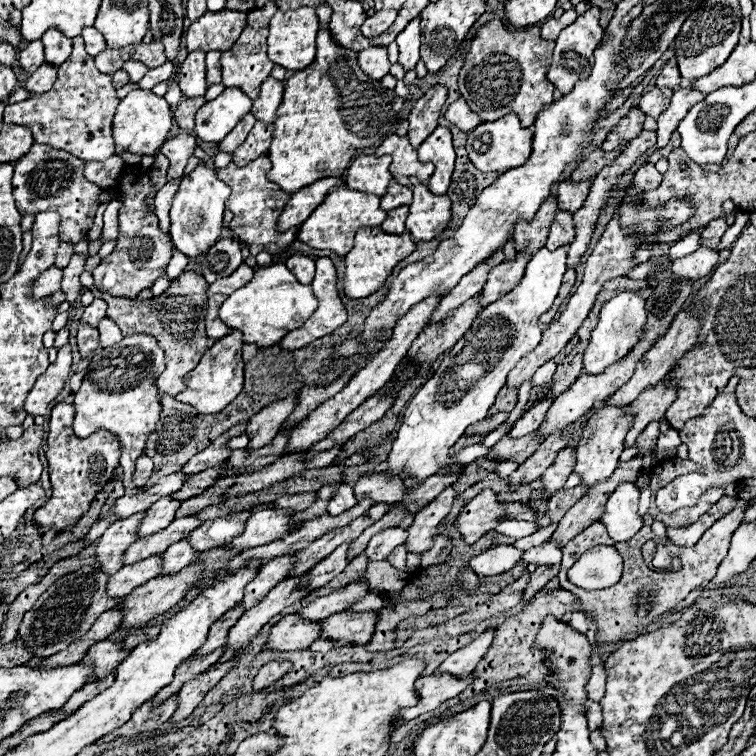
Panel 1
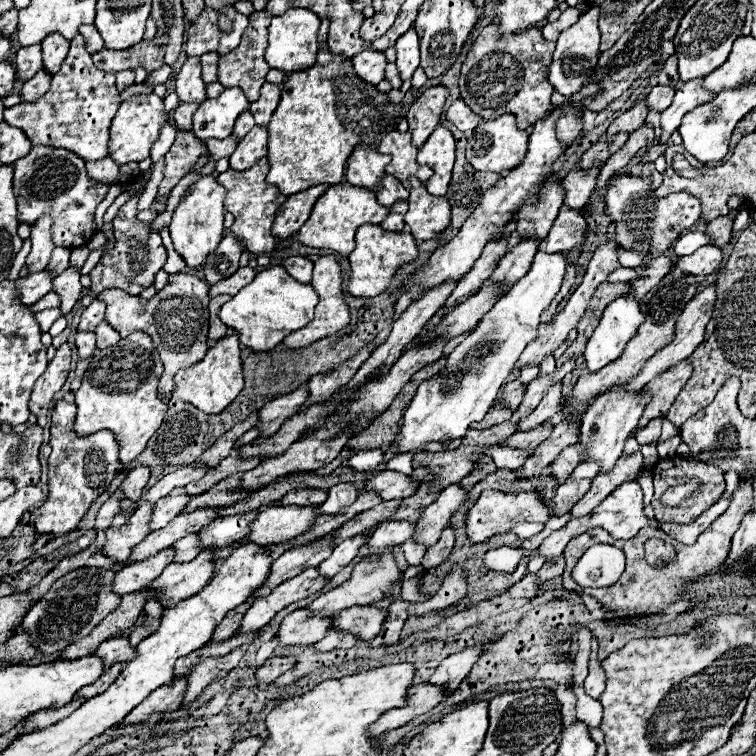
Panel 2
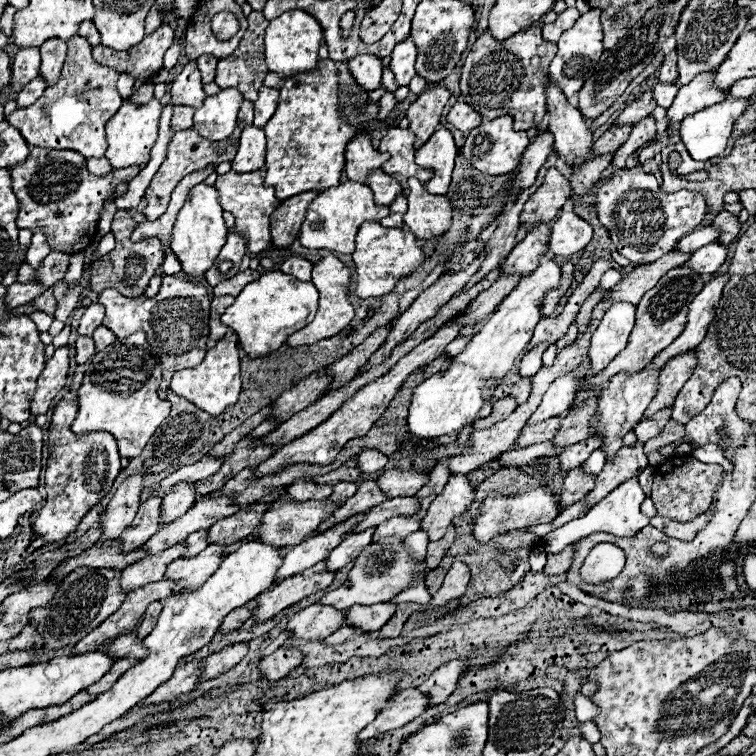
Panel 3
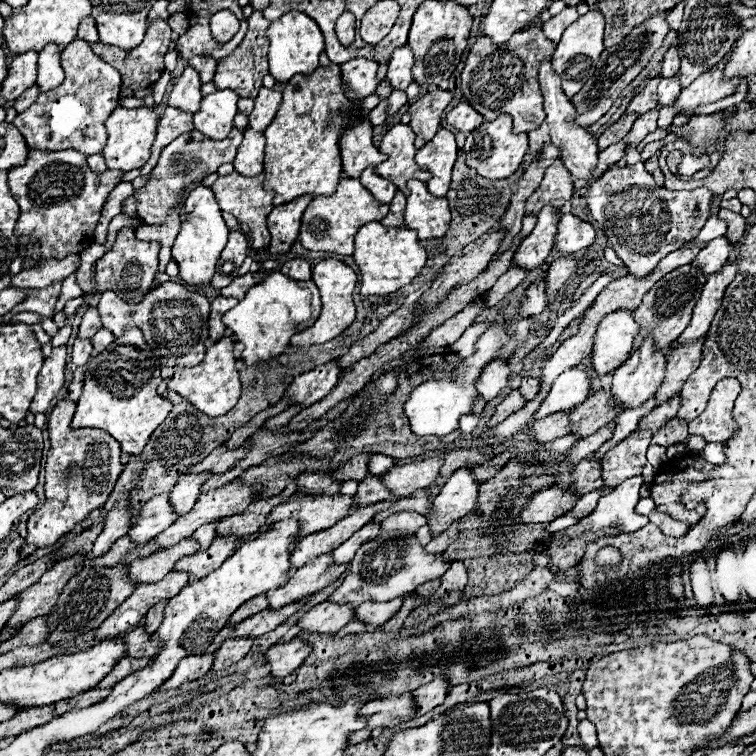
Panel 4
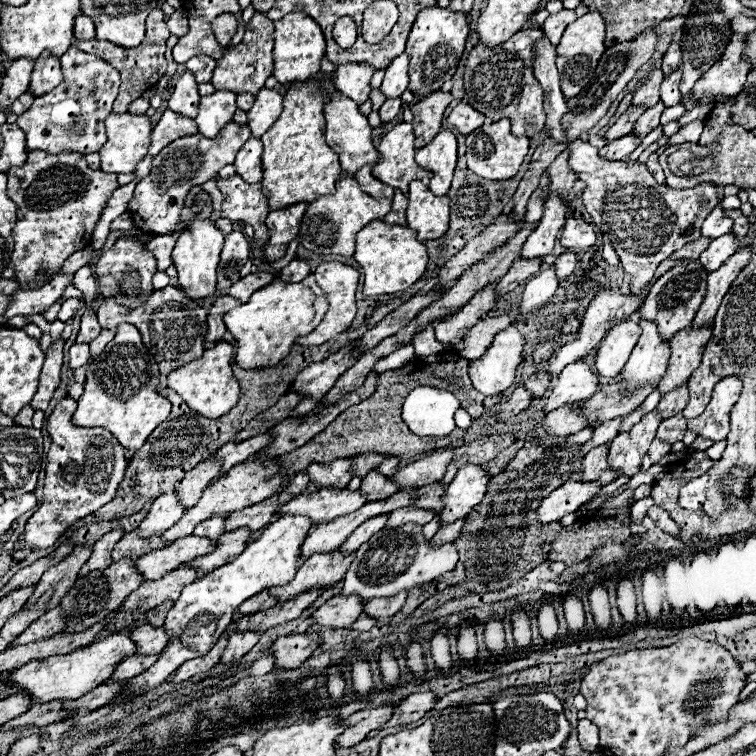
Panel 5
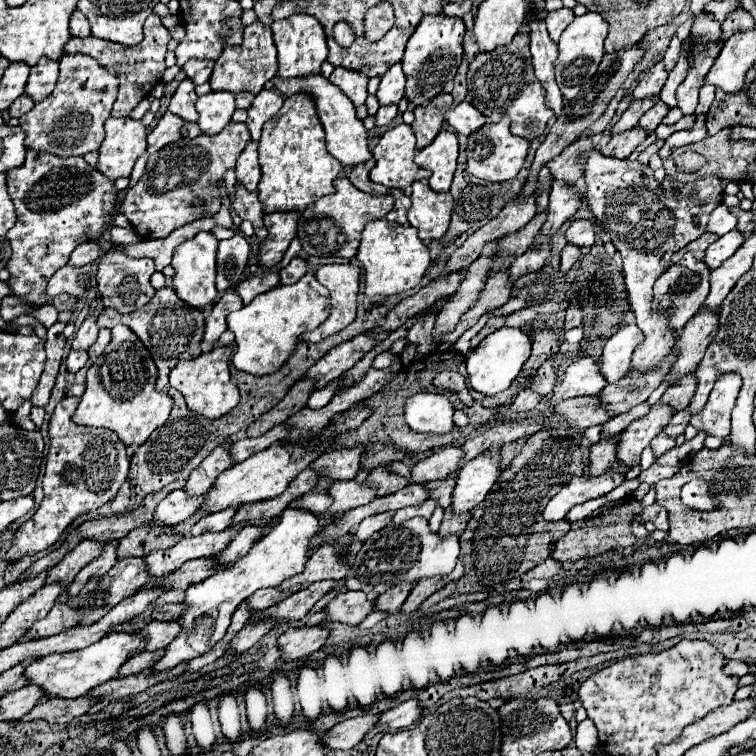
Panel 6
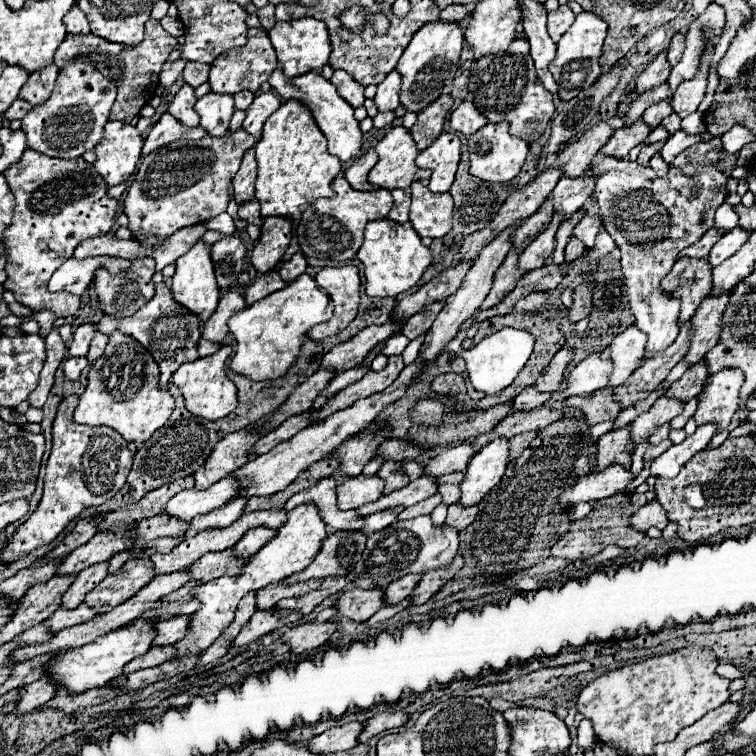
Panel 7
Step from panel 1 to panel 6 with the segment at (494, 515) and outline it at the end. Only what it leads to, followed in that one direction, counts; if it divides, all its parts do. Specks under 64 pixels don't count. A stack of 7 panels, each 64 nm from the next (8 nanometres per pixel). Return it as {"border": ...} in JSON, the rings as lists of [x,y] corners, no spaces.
{"border":[[[606,472],[604,476],[598,478],[588,478],[588,476],[572,478],[566,486],[562,486],[562,490],[554,498],[550,498],[550,502],[544,508],[544,520],[562,520],[576,504],[600,498],[610,490],[614,490],[616,486],[620,486],[622,482],[624,474],[618,472]]]}

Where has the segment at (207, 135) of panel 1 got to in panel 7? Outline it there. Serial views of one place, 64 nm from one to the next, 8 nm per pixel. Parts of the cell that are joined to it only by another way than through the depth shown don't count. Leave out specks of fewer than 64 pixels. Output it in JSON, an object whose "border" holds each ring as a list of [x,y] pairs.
{"border":[[[206,94],[198,98],[196,112],[200,114],[200,126],[210,136],[222,136],[228,130],[232,112],[234,112],[234,98],[230,94]]]}

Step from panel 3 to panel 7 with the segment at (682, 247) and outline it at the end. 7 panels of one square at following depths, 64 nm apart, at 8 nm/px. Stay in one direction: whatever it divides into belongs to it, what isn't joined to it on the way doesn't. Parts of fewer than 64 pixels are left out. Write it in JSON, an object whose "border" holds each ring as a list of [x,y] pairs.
{"border":[[[722,204],[718,210],[716,210],[716,216],[714,216],[714,228],[720,228],[720,230],[732,230],[738,226],[738,214],[732,210],[730,204]]]}

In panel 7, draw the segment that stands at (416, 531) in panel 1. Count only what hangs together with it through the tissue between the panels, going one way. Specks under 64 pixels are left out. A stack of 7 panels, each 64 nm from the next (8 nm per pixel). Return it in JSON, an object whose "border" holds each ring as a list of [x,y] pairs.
{"border":[[[498,438],[486,444],[474,458],[470,458],[464,480],[460,484],[458,504],[464,508],[476,506],[504,476],[508,464],[508,440]]]}

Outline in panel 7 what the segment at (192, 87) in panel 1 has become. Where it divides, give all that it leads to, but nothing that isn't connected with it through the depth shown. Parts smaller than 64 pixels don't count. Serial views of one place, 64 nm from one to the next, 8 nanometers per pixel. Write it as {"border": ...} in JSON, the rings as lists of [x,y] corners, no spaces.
{"border":[[[184,84],[180,88],[180,92],[174,96],[172,104],[168,106],[168,112],[172,116],[178,116],[178,120],[182,120],[182,124],[190,124],[190,126],[198,126],[198,114],[194,110],[196,104],[196,96],[194,96],[194,88]]]}

